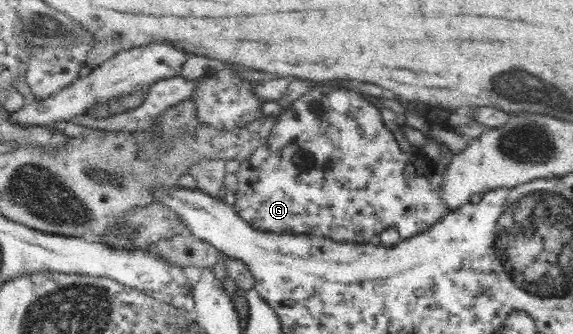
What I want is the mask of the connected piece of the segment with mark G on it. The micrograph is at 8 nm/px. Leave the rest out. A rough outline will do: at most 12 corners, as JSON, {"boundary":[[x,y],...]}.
{"boundary":[[311,85],[236,171],[259,233],[405,241],[450,211],[363,94]]}

